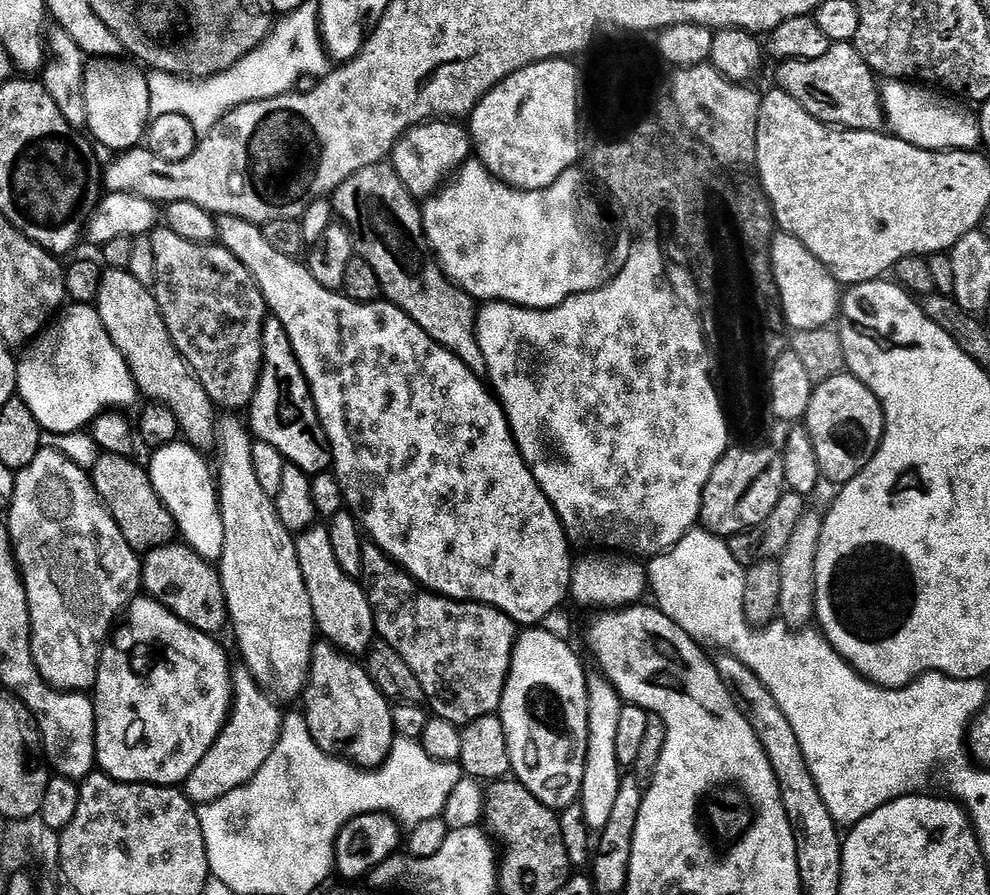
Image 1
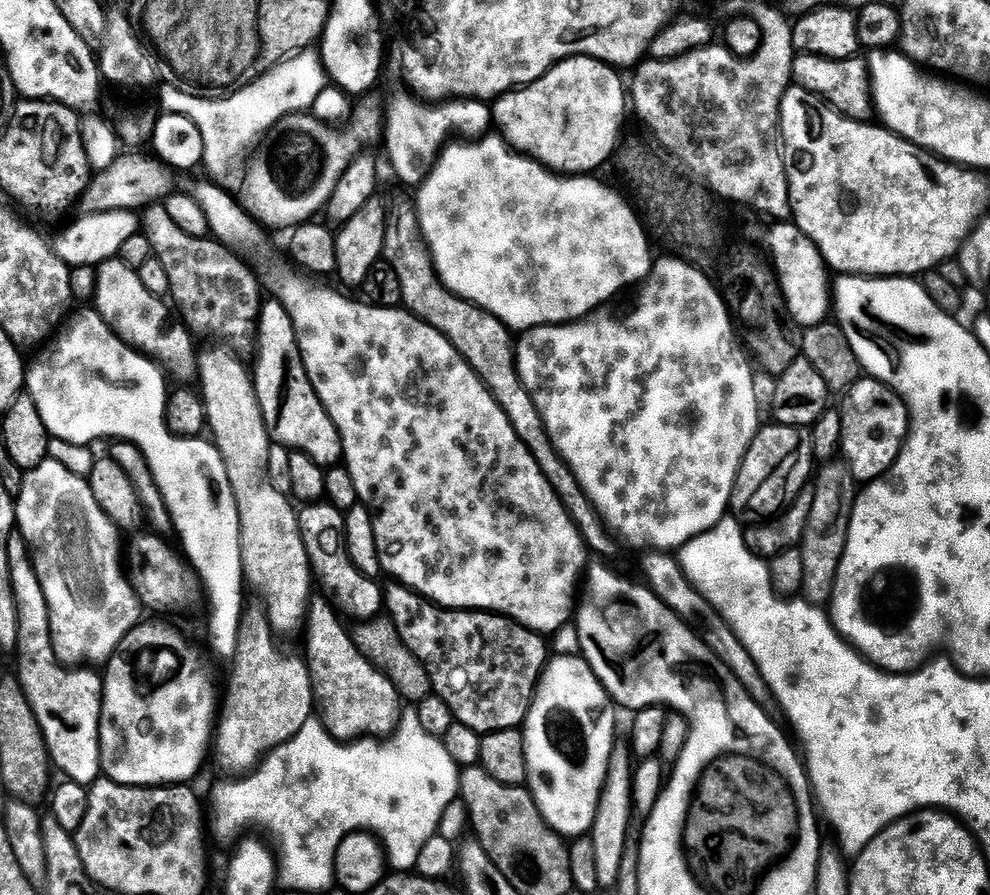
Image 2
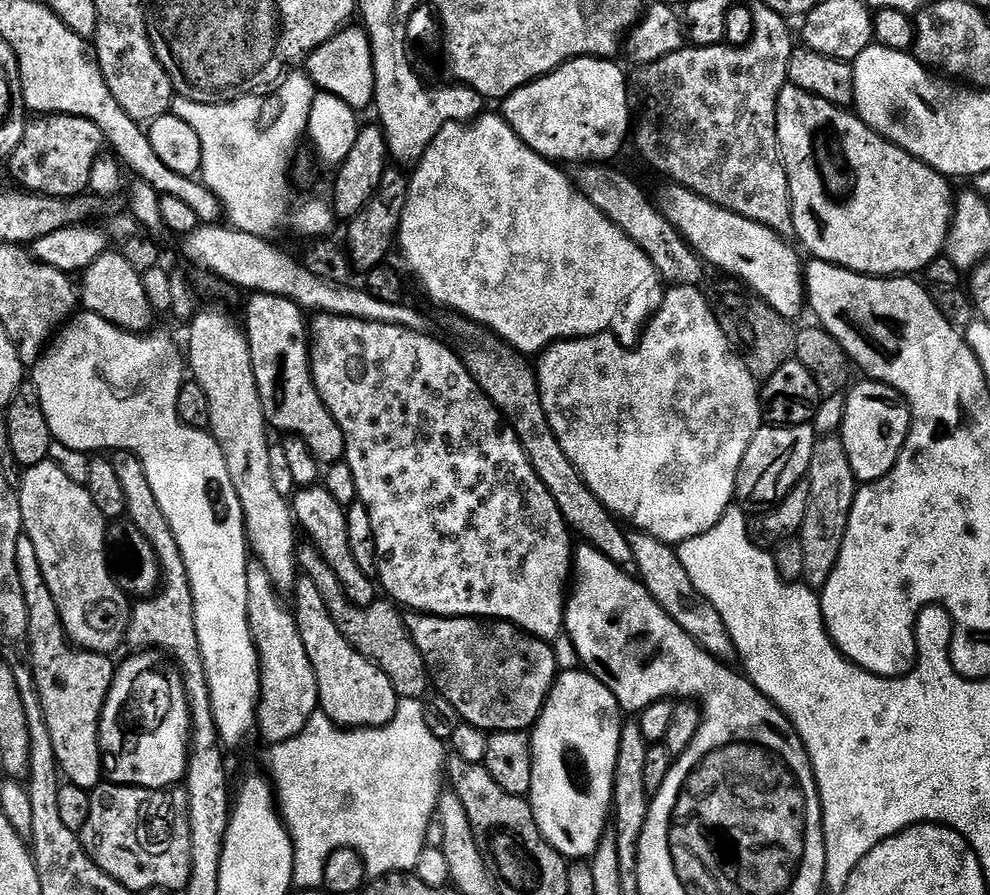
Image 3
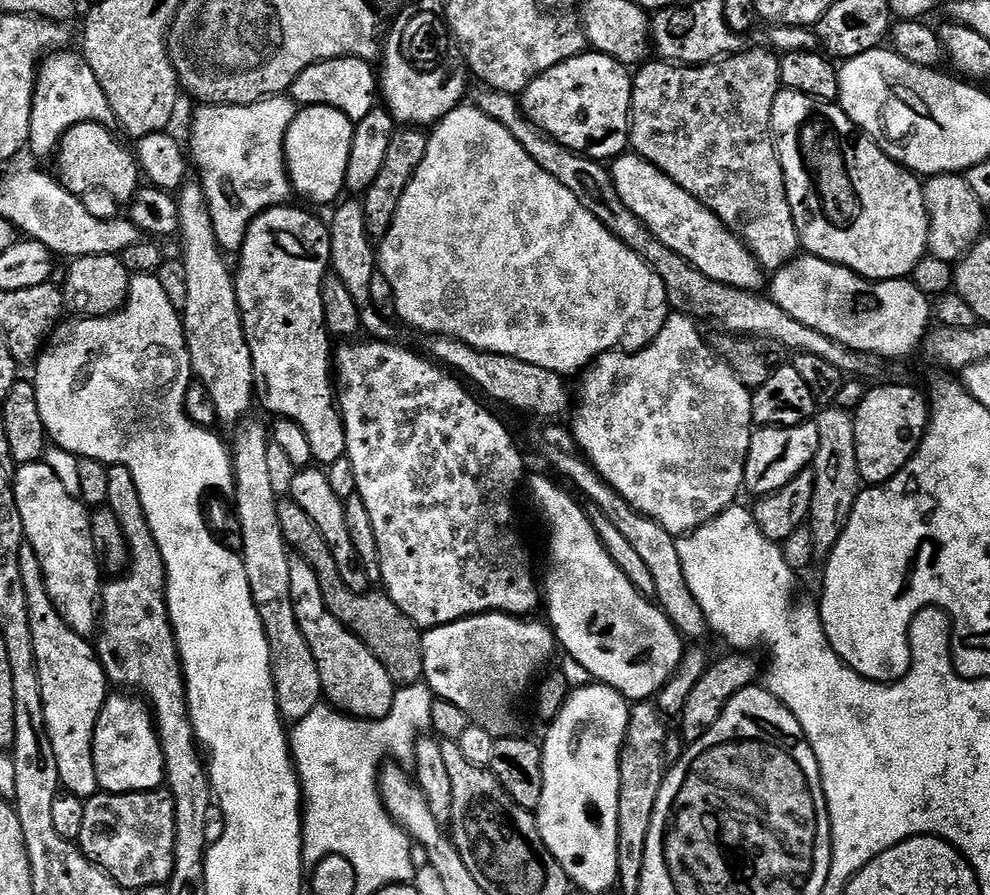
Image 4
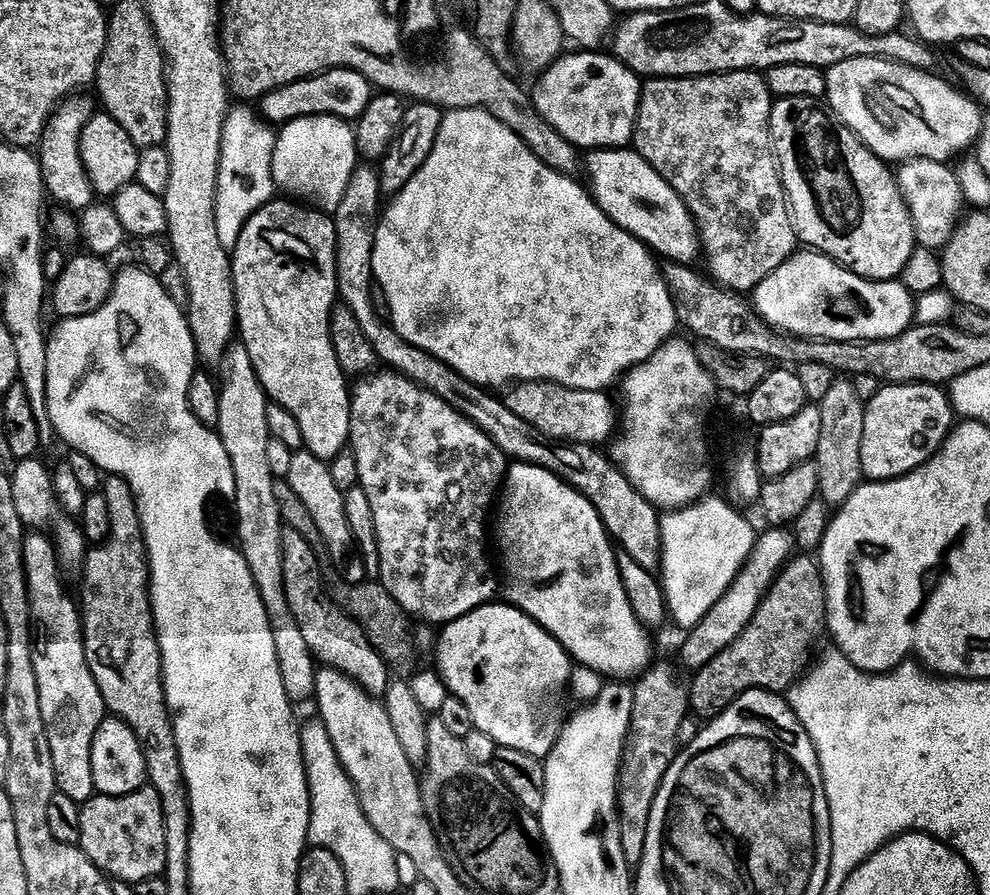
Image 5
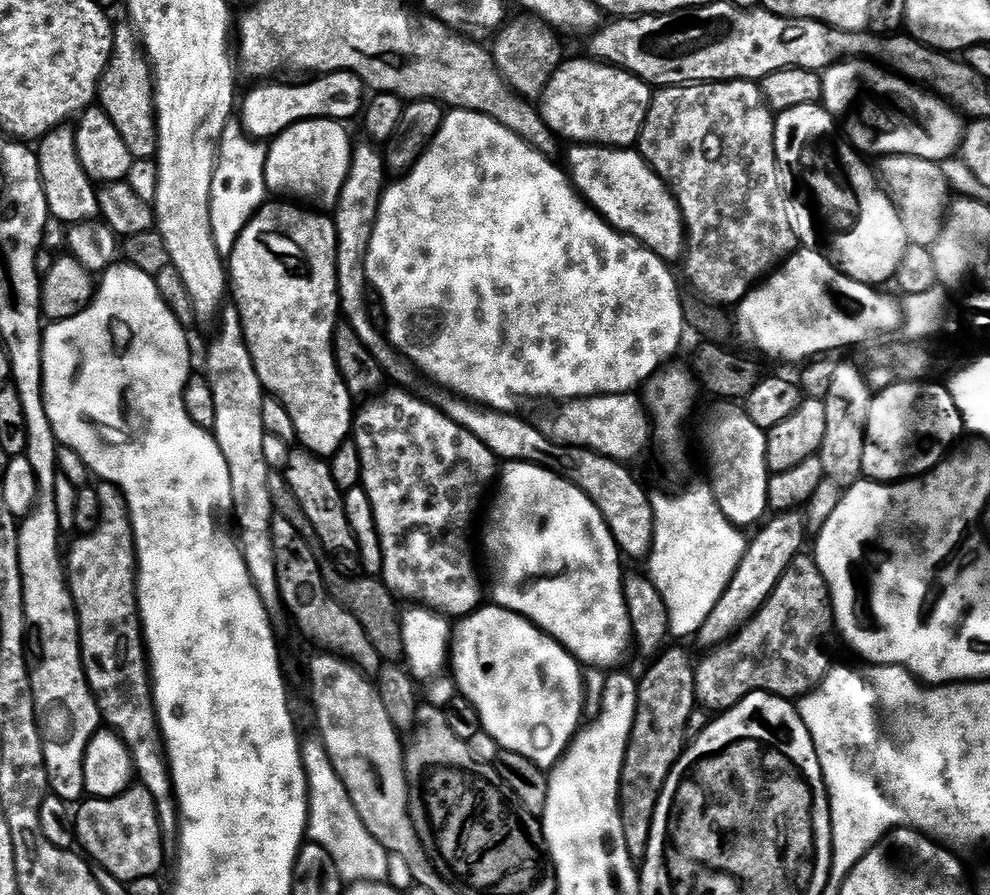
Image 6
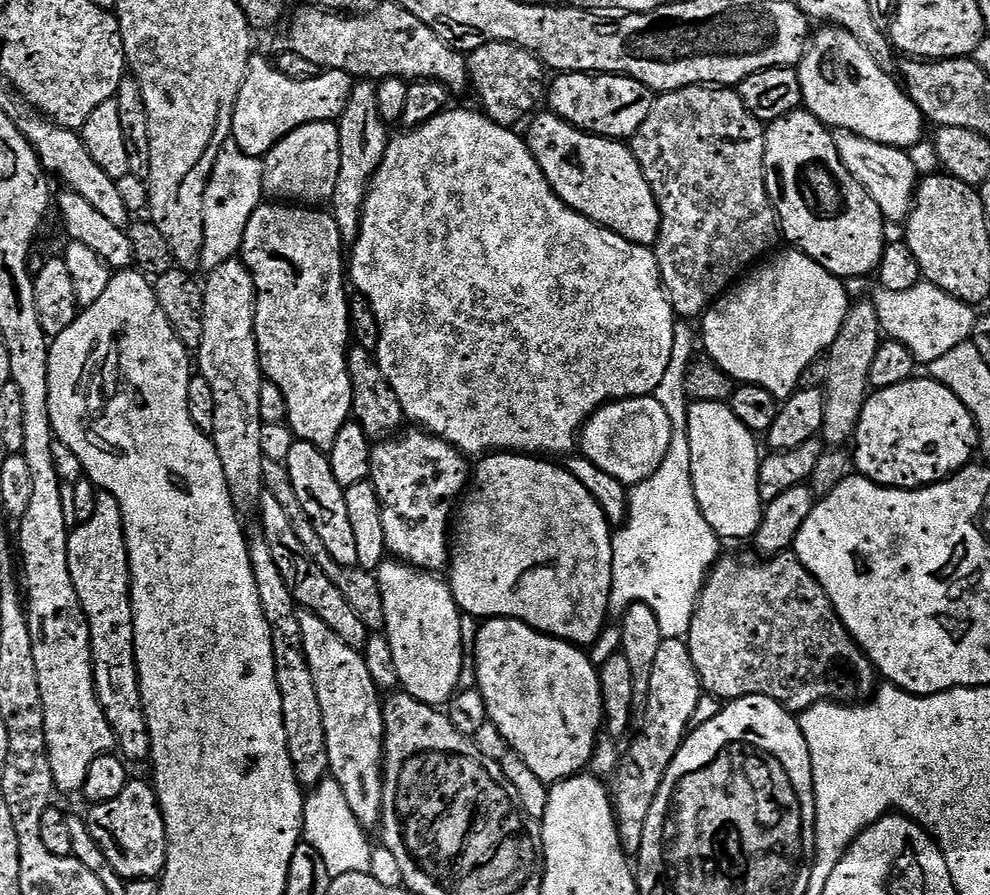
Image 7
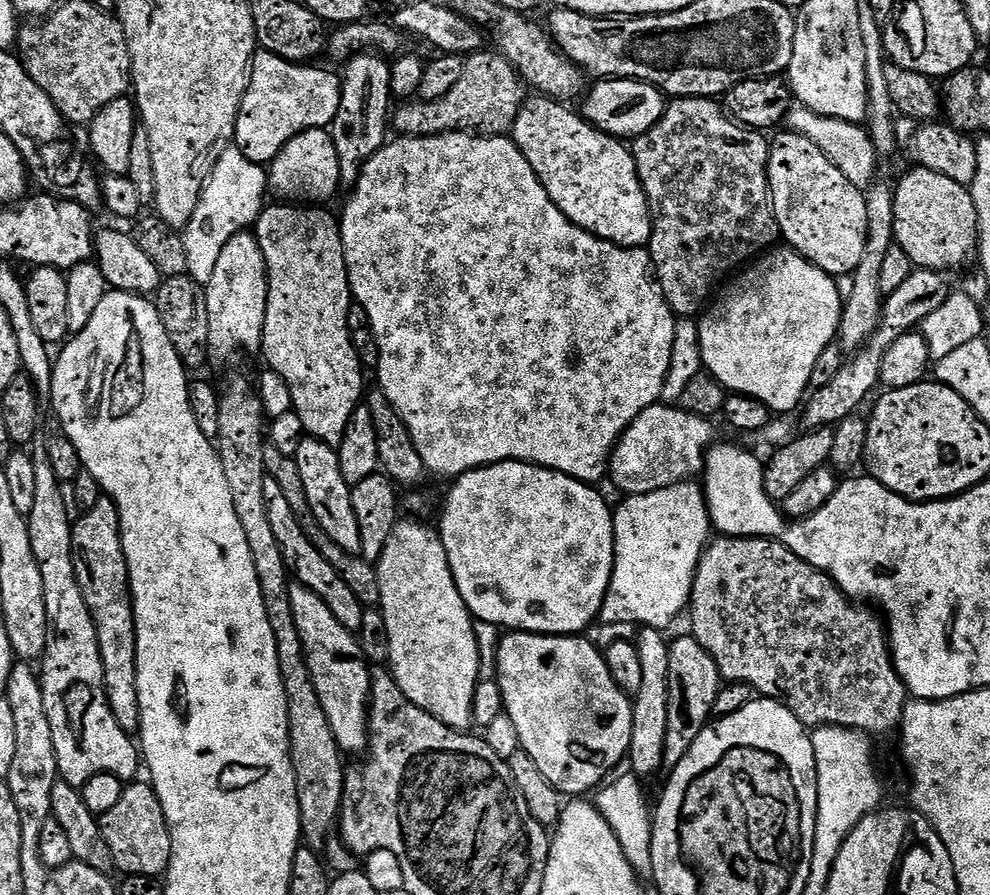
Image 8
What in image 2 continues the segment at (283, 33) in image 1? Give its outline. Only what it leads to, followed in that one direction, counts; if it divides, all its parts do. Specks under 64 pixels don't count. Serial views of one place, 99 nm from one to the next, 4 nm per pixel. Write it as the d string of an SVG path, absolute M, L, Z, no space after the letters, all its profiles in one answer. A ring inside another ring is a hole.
M305 50L289 56L280 64L275 64L273 68L255 77L251 82L237 87L231 94L216 98L212 104L200 104L204 96L188 90L182 96L172 96L168 104L176 104L176 108L180 108L178 114L186 118L208 120L208 128L204 128L202 132L203 167L209 168L212 172L224 172L228 168L228 163L239 152L244 151L252 139L254 142L257 138L263 137L283 116L295 116L312 110L318 96L322 94L324 88L329 87L329 84L319 51Z

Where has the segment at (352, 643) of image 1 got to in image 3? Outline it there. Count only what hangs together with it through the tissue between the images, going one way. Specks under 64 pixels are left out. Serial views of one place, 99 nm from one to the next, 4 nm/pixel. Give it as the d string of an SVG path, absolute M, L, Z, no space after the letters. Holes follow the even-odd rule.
M323 486L301 487L296 497L291 497L290 507L299 531L304 532L307 539L326 558L326 566L334 570L338 582L342 582L342 590L346 590L346 598L358 606L370 606L378 598L378 584L375 579L362 574L362 566L354 562L354 553L350 551L350 530L348 529L348 513L341 504L330 495L330 490Z

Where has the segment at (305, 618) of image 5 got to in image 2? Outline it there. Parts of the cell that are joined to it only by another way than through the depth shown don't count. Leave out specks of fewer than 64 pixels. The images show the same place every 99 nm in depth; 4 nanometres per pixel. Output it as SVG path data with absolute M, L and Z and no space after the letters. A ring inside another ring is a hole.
M313 595L306 621L306 633L308 632L306 663L308 672L312 675L312 699L318 709L318 718L334 739L341 742L355 742L365 738L387 738L395 732L396 725L400 722L401 698L392 683L361 654L352 640L352 632L344 629L343 623L345 624L345 621L323 595Z

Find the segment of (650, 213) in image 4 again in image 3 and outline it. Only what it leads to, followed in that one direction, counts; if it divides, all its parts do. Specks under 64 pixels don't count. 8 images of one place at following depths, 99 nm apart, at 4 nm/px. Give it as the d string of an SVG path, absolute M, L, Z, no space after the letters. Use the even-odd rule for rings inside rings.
M668 186L660 192L658 208L663 213L665 219L669 221L683 236L688 247L700 257L705 265L717 268L720 272L725 272L728 276L733 276L736 280L741 280L745 284L749 293L755 294L764 303L768 304L777 312L782 314L782 318L796 322L803 312L806 312L806 288L802 283L802 260L801 253L788 245L789 241L783 236L779 236L774 230L770 230L751 220L742 218L706 198L702 198L696 192L688 188L679 186Z

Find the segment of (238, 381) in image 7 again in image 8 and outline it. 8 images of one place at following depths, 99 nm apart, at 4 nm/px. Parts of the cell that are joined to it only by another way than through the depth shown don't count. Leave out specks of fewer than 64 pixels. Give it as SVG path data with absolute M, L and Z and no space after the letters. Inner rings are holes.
M245 230L226 242L214 266L214 275L205 287L209 319L208 355L214 361L228 360L239 352L261 351L264 343L266 302L268 301L268 267L255 235Z

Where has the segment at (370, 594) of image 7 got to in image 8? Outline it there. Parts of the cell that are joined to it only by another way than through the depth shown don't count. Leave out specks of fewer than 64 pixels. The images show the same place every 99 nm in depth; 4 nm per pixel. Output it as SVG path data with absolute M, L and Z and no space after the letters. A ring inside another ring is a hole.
M268 442L264 446L264 461L266 462L268 476L274 478L274 482L278 482L278 487L282 490L286 502L290 502L290 510L294 510L302 530L306 530L306 538L310 538L310 542L314 542L314 546L318 546L322 558L326 558L326 562L330 562L330 566L334 566L334 570L338 570L342 582L346 582L346 586L350 586L350 590L354 593L354 598L358 598L358 602L362 602L366 606L379 605L380 579L376 573L376 564L371 560L365 560L359 554L342 550L342 546L338 546L338 542L331 540L326 534L326 530L322 530L322 526L318 526L318 522L306 502L306 489L302 486L302 474L298 474L295 459L286 457L281 451L276 450L273 444Z

